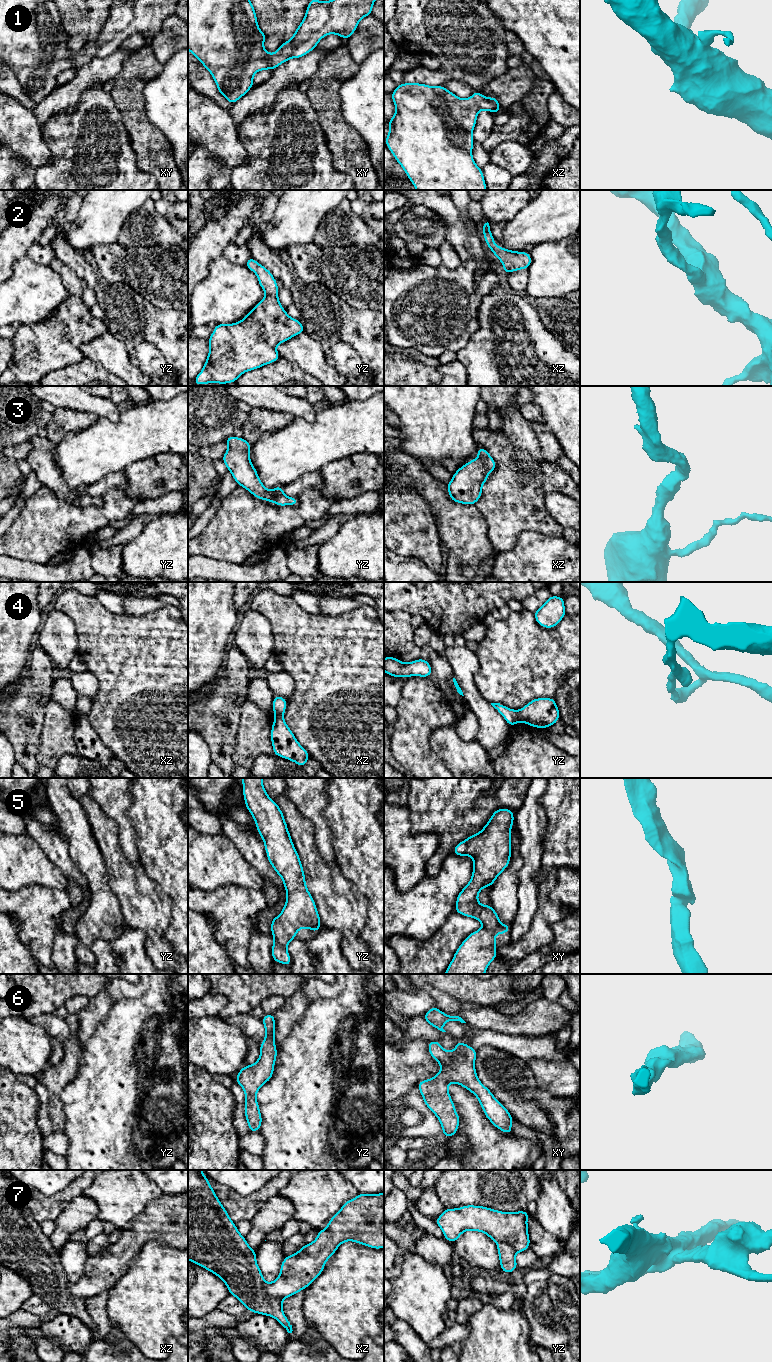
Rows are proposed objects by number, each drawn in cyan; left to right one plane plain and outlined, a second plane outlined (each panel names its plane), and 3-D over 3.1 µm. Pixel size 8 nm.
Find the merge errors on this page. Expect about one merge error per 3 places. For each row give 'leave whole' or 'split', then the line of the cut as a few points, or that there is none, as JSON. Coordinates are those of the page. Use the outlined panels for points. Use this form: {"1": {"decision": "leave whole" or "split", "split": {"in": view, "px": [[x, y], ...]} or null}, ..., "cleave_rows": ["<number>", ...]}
{"1": {"decision": "leave whole", "split": null}, "2": {"decision": "leave whole", "split": null}, "3": {"decision": "leave whole", "split": null}, "4": {"decision": "split", "split": {"in": "yz", "px": [[518, 711], [520, 720]]}}, "5": {"decision": "leave whole", "split": null}, "6": {"decision": "leave whole", "split": null}, "7": {"decision": "split", "split": {"in": "xz", "px": [[263, 1287], [266, 1293], [282, 1299]]}}, "cleave_rows": ["4", "7"]}

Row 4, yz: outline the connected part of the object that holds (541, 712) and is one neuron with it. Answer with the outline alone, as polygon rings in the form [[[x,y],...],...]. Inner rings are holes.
[[[536,698],[519,710],[522,723],[535,728],[548,728],[560,719],[554,698]]]

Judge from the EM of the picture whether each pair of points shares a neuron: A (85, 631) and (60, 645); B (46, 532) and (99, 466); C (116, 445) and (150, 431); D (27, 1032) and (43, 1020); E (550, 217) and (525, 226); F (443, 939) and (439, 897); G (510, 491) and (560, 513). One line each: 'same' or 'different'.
A: different
B: different
C: same
D: different
E: same
F: different
G: different

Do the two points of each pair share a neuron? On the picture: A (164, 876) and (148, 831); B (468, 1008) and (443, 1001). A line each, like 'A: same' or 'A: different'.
A: same
B: same

